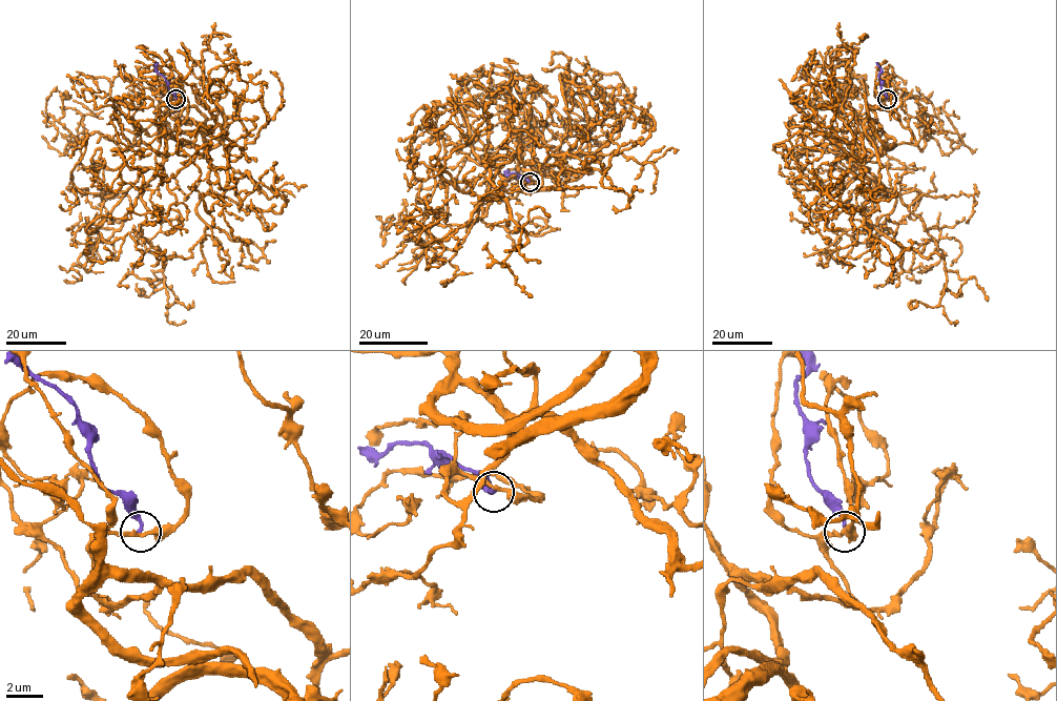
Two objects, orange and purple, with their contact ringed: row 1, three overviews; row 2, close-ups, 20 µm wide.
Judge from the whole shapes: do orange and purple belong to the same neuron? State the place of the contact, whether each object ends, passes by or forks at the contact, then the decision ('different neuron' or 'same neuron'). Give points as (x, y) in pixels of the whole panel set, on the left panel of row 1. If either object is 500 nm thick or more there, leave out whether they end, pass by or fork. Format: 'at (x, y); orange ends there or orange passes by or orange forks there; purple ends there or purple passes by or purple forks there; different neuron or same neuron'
at (175, 99); orange passes by; purple ends there; different neuron

